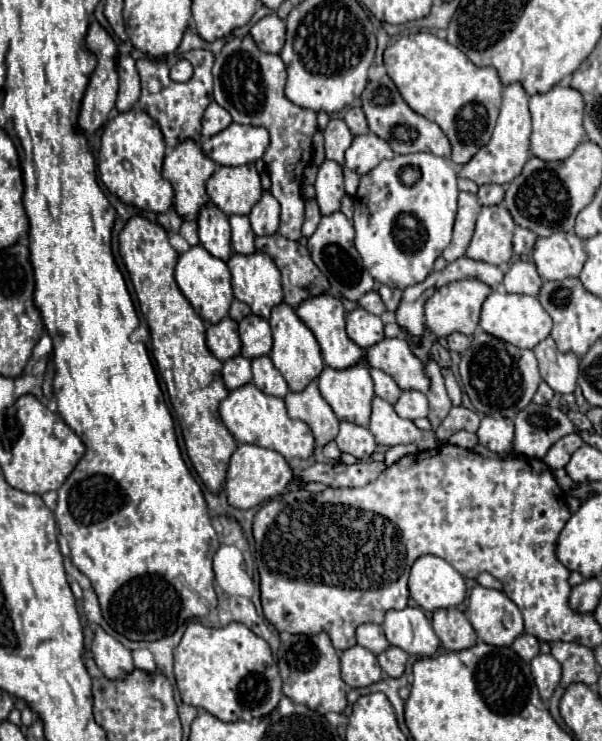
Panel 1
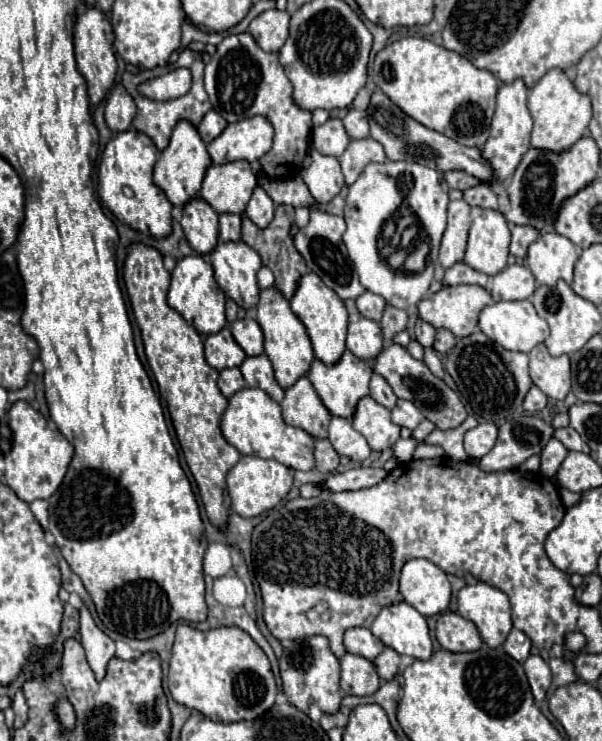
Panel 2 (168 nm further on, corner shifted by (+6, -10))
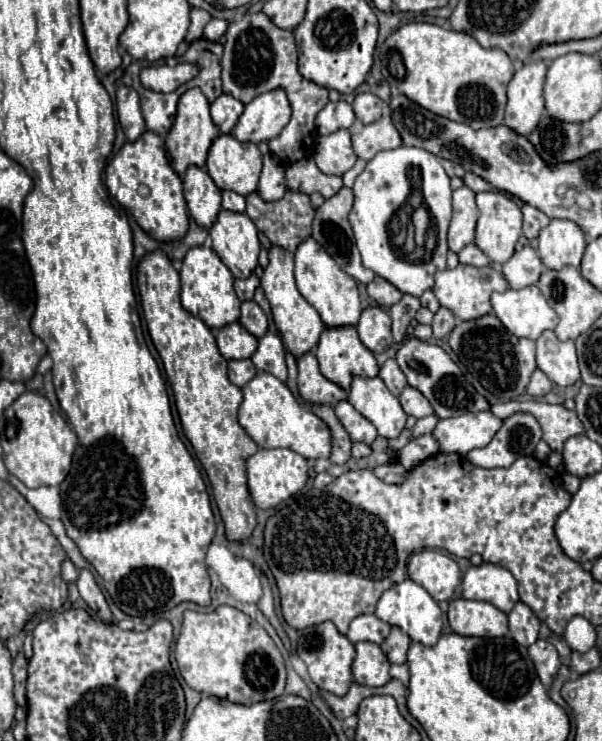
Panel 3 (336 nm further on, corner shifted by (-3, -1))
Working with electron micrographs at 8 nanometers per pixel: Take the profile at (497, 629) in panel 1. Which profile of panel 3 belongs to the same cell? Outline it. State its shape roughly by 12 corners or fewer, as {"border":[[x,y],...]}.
{"border":[[482,563],[464,573],[464,599],[508,613],[518,585],[508,569]]}

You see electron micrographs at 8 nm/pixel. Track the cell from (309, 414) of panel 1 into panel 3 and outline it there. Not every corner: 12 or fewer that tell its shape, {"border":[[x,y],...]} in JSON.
{"border":[[314,353],[298,363],[302,403],[336,407],[348,393],[320,373]]}

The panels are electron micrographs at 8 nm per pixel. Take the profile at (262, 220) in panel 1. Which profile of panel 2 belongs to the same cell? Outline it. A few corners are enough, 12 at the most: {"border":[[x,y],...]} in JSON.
{"border":[[261,186],[253,190],[247,218],[265,228],[273,220],[273,200]]}

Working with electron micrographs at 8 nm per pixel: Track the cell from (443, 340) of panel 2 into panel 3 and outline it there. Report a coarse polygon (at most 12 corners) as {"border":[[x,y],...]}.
{"border":[[440,307],[432,321],[436,339],[448,337],[458,321]]}

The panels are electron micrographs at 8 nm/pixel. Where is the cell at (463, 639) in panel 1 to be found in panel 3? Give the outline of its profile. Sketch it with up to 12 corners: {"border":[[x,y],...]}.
{"border":[[450,601],[464,637],[504,637],[508,615],[486,601]]}

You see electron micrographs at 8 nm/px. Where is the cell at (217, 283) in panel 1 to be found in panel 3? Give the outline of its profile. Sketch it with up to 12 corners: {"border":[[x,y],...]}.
{"border":[[212,249],[182,261],[182,307],[210,329],[238,321],[234,277]]}

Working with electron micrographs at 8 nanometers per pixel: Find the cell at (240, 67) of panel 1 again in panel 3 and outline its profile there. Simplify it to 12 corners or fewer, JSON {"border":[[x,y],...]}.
{"border":[[264,13],[228,25],[224,91],[244,105],[286,91],[290,123],[268,141],[310,157],[328,89],[296,69],[294,33]]}

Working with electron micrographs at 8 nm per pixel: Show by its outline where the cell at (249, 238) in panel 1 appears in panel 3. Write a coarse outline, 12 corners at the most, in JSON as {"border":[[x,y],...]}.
{"border":[[222,191],[222,207],[232,213],[246,209],[244,197]]}

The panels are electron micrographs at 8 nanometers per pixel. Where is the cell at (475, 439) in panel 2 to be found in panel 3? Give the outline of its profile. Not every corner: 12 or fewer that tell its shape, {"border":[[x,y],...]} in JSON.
{"border":[[490,411],[438,421],[442,453],[486,447],[502,421]]}

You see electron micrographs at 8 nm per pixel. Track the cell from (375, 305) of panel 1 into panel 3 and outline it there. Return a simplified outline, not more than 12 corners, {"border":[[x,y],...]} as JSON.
{"border":[[386,279],[368,283],[368,297],[390,309],[402,293]]}

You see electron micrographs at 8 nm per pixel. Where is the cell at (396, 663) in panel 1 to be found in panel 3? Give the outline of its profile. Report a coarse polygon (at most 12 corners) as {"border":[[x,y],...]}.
{"border":[[394,627],[380,647],[390,663],[406,663],[410,637]]}

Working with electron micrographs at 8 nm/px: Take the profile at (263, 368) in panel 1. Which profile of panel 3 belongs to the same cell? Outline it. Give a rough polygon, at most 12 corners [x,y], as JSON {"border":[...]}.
{"border":[[276,333],[258,341],[252,363],[286,383],[286,353]]}

